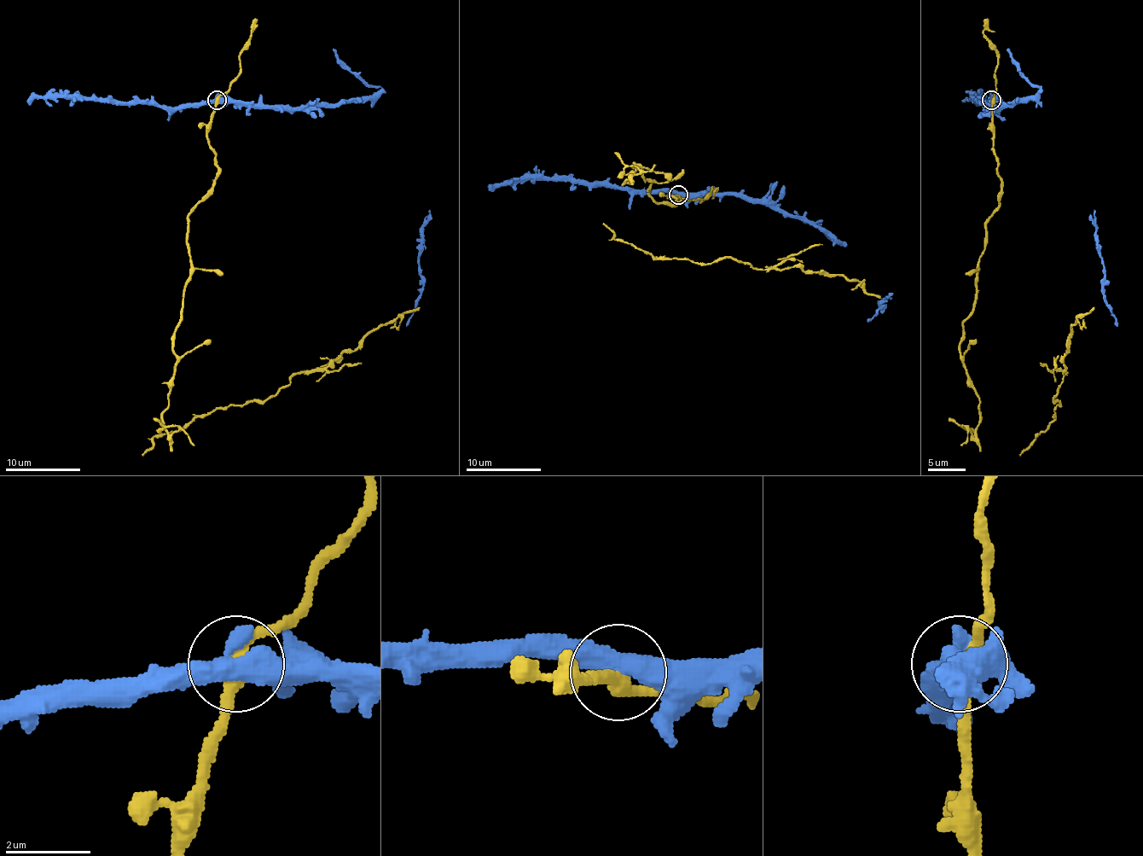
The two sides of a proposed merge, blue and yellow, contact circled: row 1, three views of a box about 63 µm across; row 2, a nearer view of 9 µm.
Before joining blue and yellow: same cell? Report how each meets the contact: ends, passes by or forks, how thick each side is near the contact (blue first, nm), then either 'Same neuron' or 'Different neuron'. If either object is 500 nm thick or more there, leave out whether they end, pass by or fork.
Thickness 550 nm (blue) against 360 nm. Different neuron

